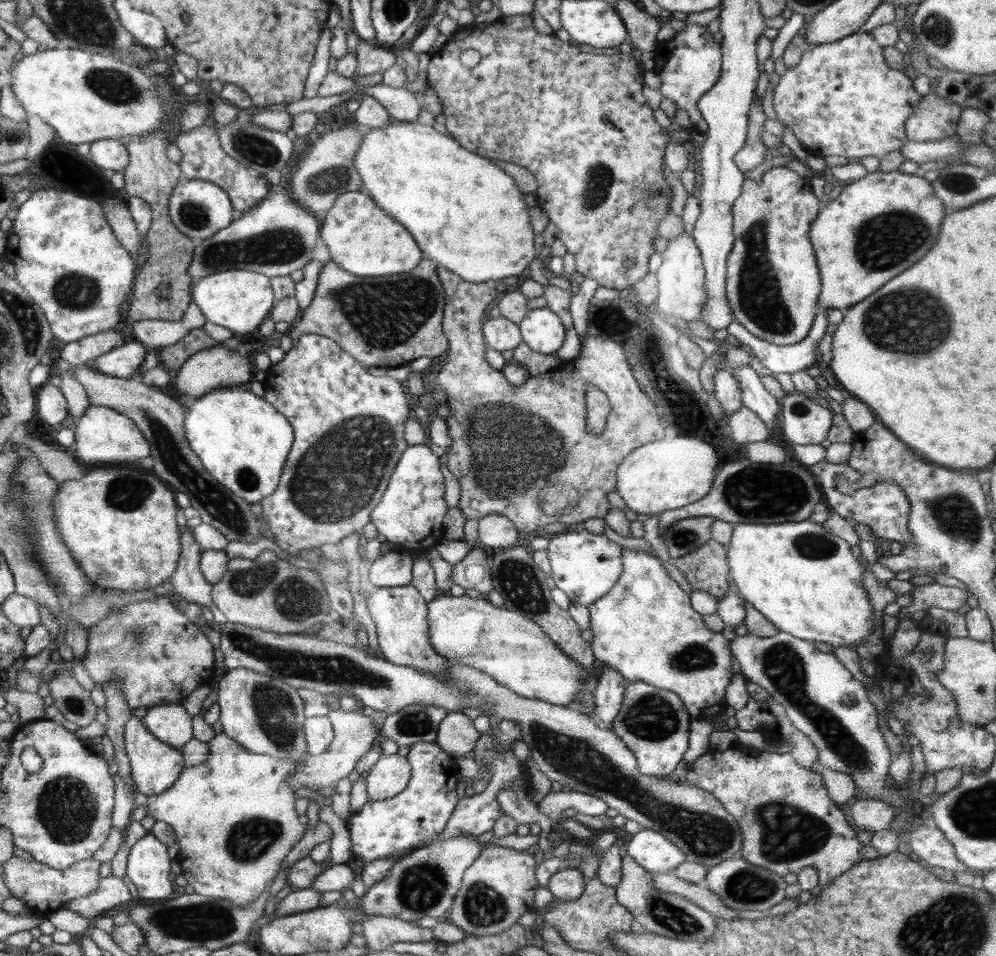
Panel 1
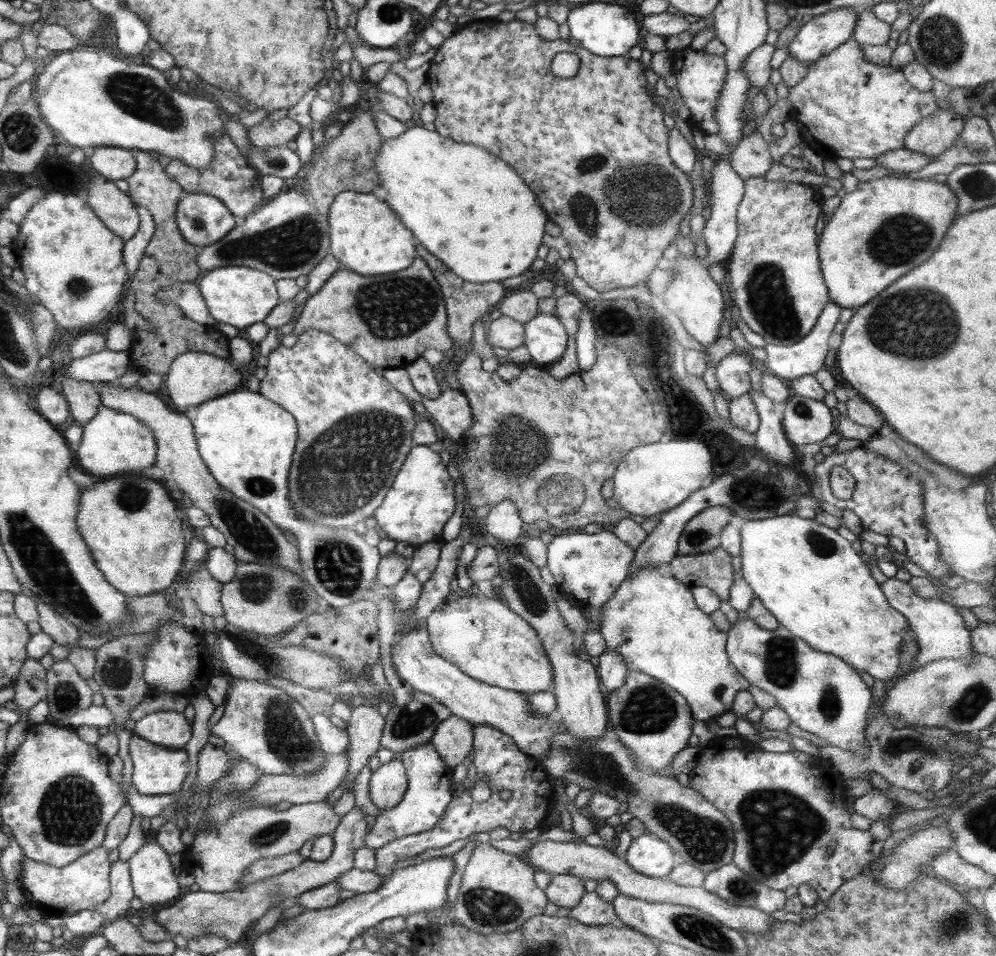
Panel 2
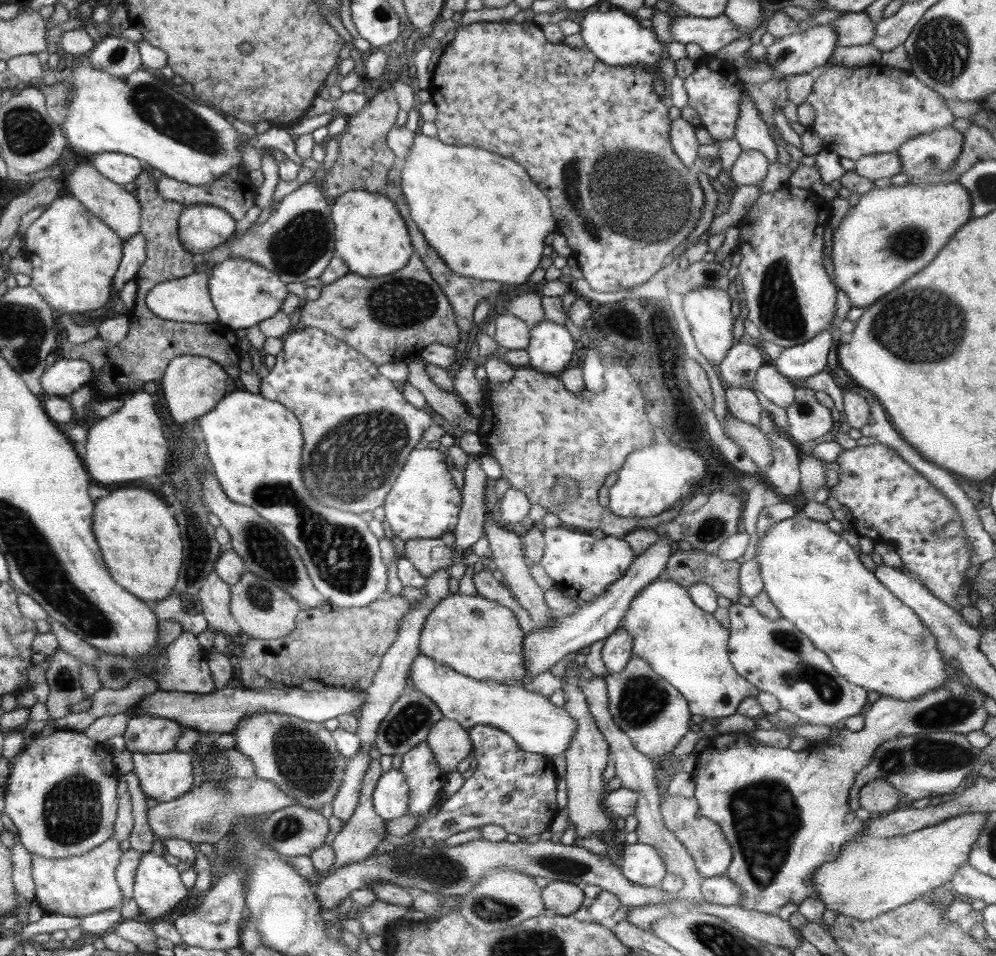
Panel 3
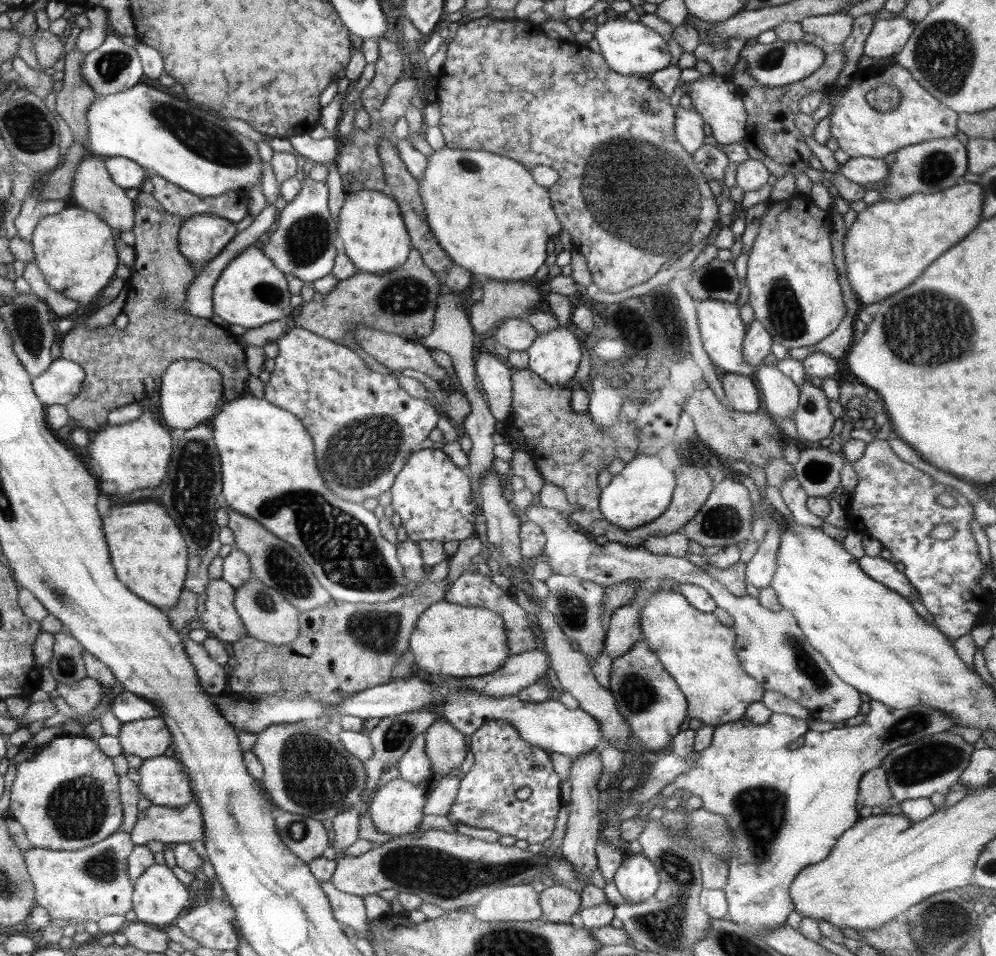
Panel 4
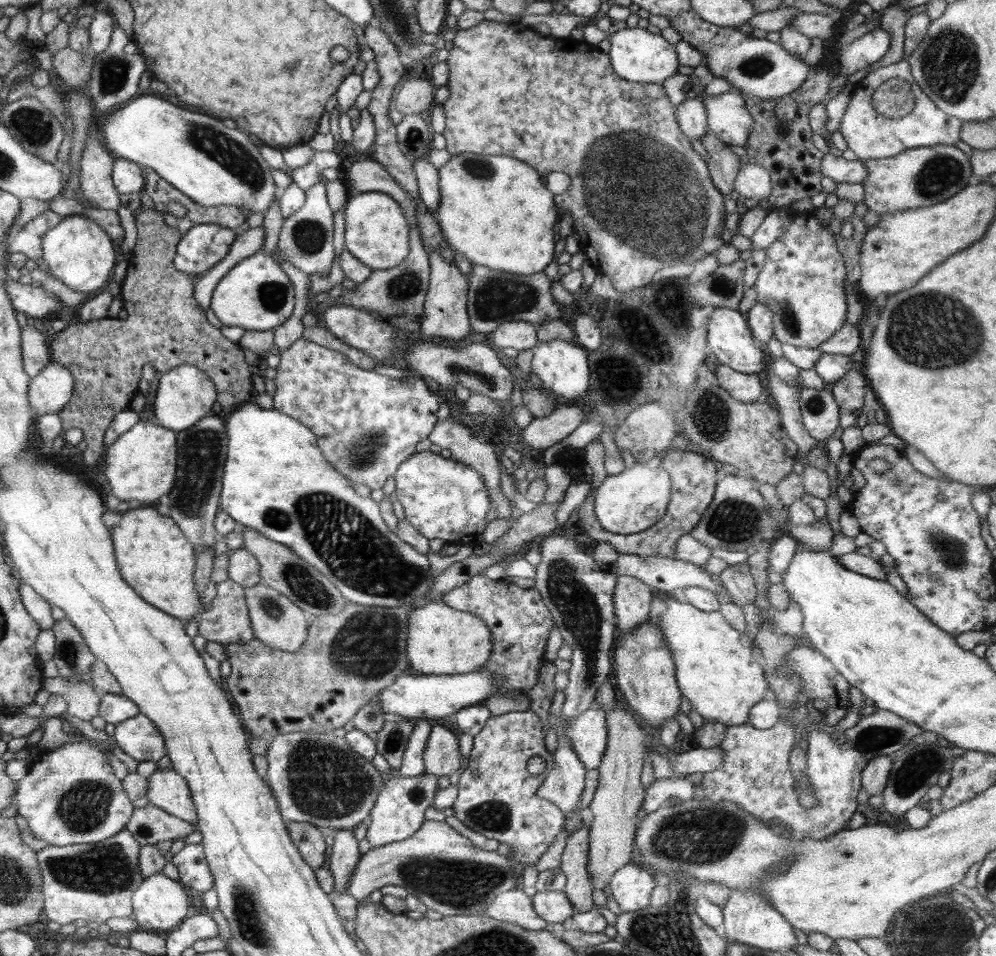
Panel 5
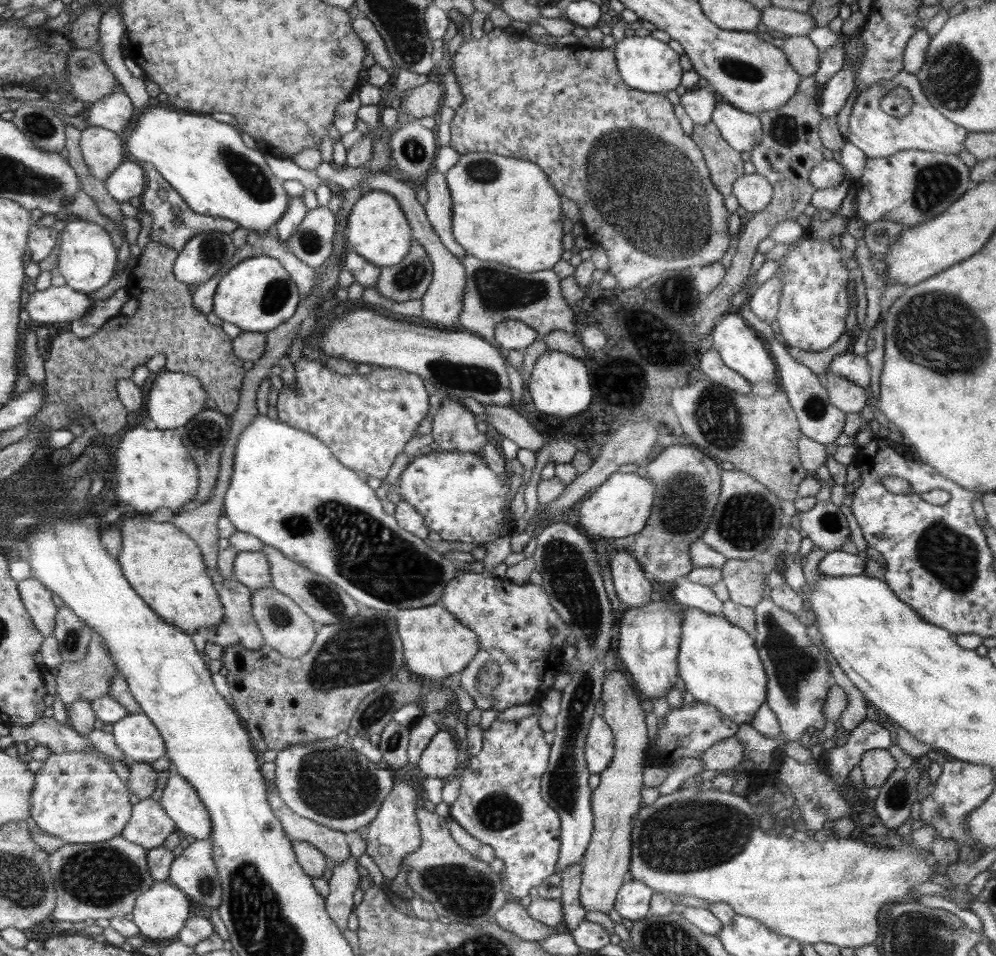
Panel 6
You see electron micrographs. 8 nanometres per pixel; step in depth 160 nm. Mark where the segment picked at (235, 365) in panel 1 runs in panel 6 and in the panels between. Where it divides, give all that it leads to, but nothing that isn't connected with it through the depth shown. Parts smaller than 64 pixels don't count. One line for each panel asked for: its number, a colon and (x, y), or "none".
2: (194, 378)
3: (193, 385)
4: (190, 390)
5: (185, 394)
6: (175, 398)

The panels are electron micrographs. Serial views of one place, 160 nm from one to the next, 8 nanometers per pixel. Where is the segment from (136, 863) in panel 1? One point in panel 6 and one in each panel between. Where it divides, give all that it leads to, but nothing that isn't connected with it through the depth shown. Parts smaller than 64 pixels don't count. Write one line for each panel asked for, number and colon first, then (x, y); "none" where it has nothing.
2: (154, 881)
3: (158, 889)
4: (159, 897)
5: (160, 904)
6: (160, 913)

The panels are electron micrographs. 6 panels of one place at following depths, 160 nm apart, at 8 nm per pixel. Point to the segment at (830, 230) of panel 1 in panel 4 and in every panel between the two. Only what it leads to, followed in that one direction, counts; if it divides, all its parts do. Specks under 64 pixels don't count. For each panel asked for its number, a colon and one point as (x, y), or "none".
2: (887, 226)
3: (871, 247)
4: (890, 244)

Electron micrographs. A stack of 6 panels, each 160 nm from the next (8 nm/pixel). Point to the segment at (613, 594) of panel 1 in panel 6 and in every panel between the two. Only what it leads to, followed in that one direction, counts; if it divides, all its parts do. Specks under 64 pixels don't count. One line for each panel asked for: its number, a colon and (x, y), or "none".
2: (652, 621)
3: (686, 646)
4: (697, 650)
5: (716, 668)
6: (719, 663)

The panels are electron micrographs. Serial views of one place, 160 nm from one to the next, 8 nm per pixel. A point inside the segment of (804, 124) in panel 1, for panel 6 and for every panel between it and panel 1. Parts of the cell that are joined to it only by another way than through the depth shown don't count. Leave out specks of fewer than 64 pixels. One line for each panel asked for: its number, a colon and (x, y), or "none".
2: (845, 107)
3: (860, 111)
4: (860, 131)
5: (870, 135)
6: (878, 135)

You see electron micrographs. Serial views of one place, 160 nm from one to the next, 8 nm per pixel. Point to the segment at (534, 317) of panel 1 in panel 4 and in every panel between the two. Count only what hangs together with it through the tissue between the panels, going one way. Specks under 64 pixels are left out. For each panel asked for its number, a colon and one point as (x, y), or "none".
2: (546, 338)
3: (551, 348)
4: (554, 356)

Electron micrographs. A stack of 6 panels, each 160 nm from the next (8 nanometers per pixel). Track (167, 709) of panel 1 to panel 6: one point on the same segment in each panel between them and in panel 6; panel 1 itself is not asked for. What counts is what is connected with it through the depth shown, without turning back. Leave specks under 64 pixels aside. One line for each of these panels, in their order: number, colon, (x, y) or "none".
2: (168, 728)
3: (148, 734)
4: (149, 737)
5: (138, 737)
6: (135, 734)

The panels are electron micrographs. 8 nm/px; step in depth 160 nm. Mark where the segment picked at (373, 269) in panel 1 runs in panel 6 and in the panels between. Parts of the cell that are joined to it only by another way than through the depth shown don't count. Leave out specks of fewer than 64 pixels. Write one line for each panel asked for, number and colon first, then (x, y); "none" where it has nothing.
2: (366, 236)
3: (371, 237)
4: (375, 237)
5: (376, 231)
6: (377, 229)

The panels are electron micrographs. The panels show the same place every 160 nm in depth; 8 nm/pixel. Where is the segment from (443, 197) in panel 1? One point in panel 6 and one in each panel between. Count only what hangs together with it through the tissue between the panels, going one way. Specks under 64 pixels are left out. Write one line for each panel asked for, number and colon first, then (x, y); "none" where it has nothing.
2: (473, 212)
3: (482, 213)
4: (487, 213)
5: (494, 210)
6: (503, 210)

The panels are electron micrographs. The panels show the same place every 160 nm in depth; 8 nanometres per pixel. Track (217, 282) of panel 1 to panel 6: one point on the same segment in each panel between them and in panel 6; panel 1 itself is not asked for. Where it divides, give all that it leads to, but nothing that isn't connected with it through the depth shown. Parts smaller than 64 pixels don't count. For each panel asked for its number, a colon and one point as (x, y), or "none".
2: (238, 295)
3: (243, 293)
4: (251, 291)
5: (257, 295)
6: (258, 294)

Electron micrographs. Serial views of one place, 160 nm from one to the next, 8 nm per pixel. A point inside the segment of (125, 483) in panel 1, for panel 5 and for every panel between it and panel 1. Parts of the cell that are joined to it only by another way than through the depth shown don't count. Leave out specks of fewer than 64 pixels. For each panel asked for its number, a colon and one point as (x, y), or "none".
2: (130, 525)
3: (139, 539)
4: (149, 553)
5: (154, 557)

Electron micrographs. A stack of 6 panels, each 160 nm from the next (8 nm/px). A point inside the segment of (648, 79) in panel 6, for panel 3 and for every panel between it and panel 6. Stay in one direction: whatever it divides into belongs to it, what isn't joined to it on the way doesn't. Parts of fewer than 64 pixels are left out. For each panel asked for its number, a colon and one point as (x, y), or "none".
3: (616, 37)
4: (630, 48)
5: (637, 55)

